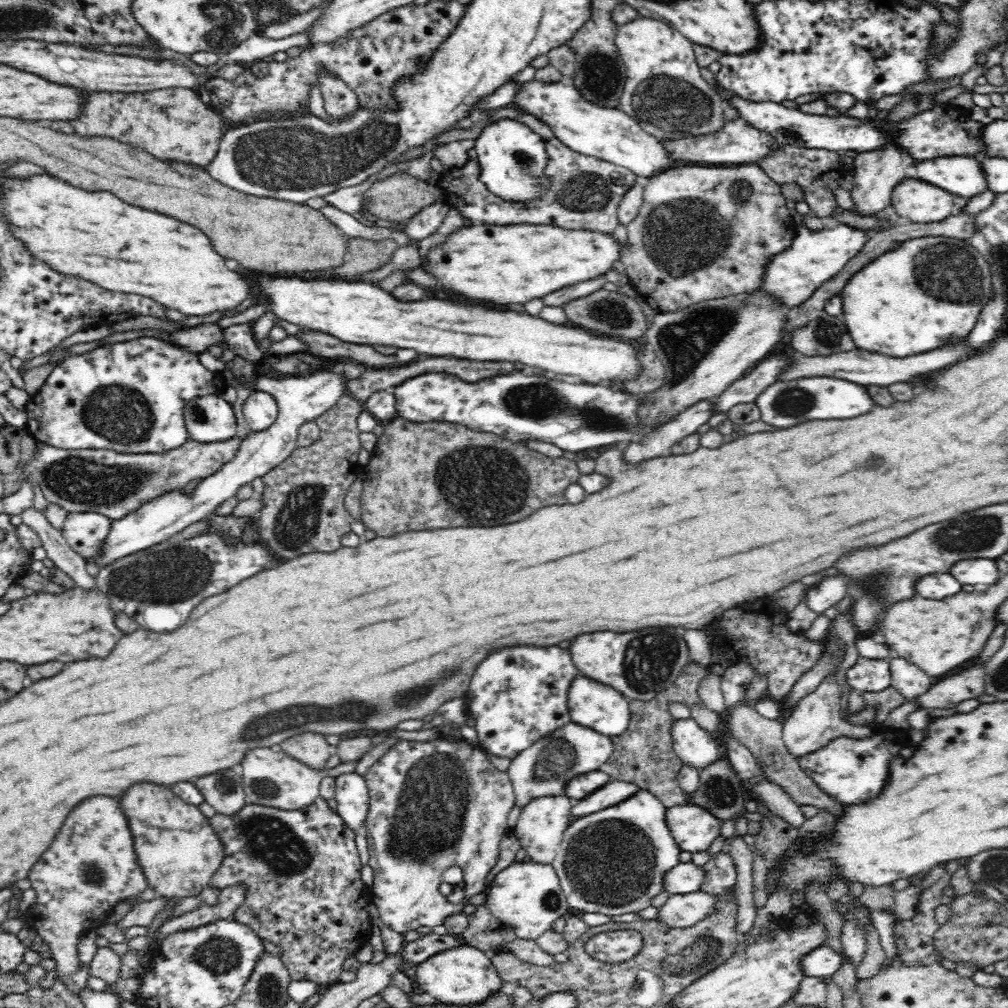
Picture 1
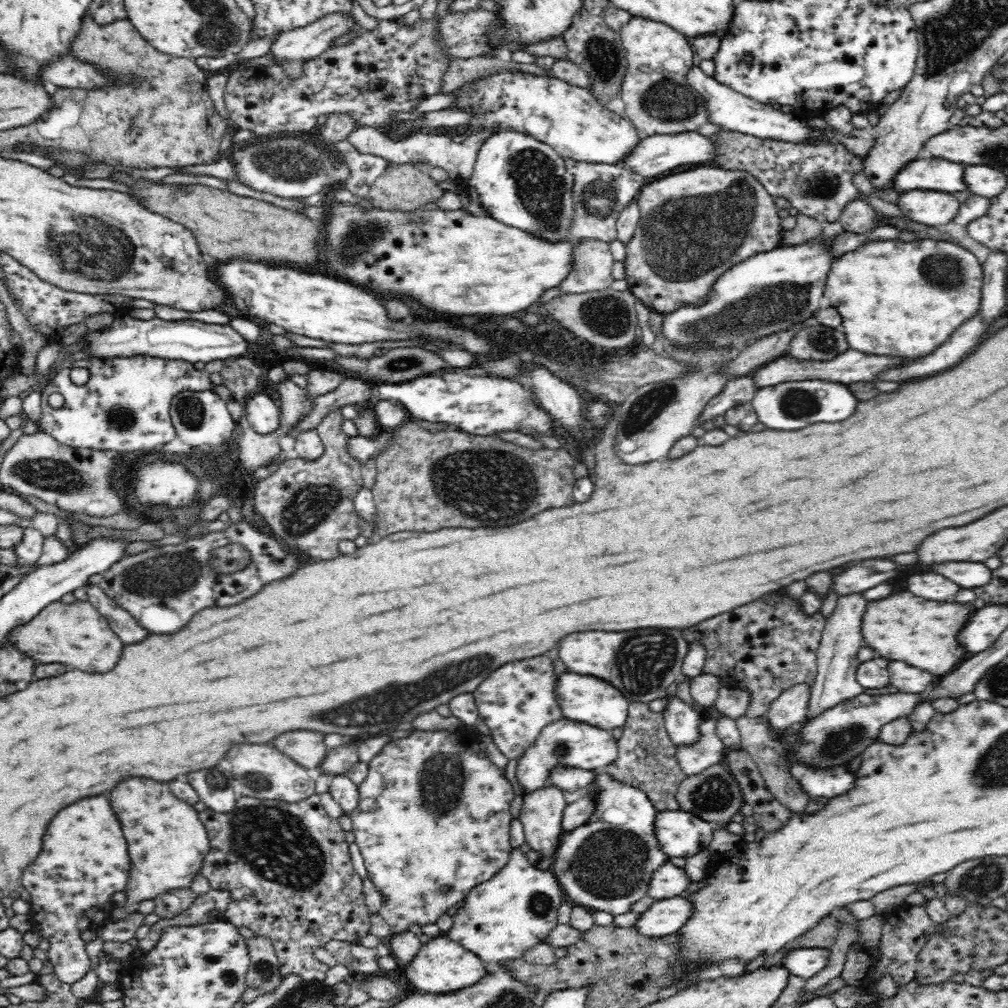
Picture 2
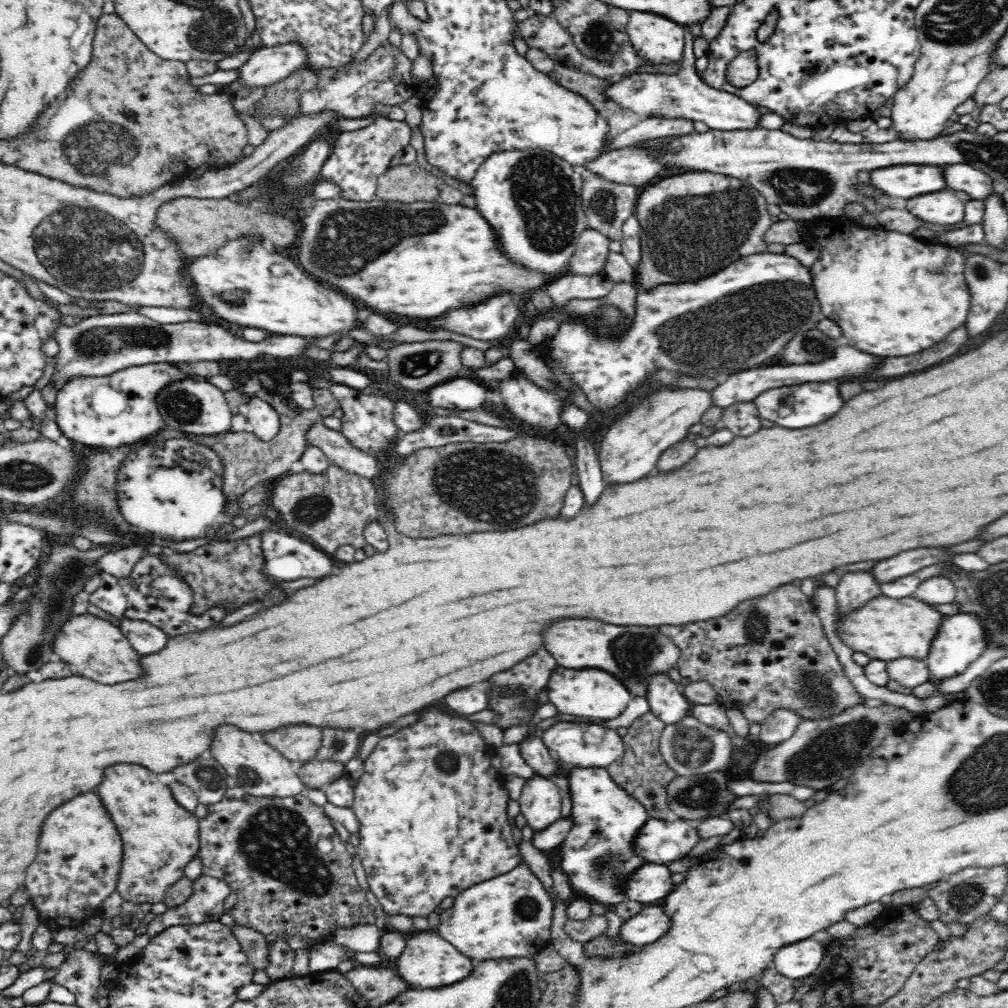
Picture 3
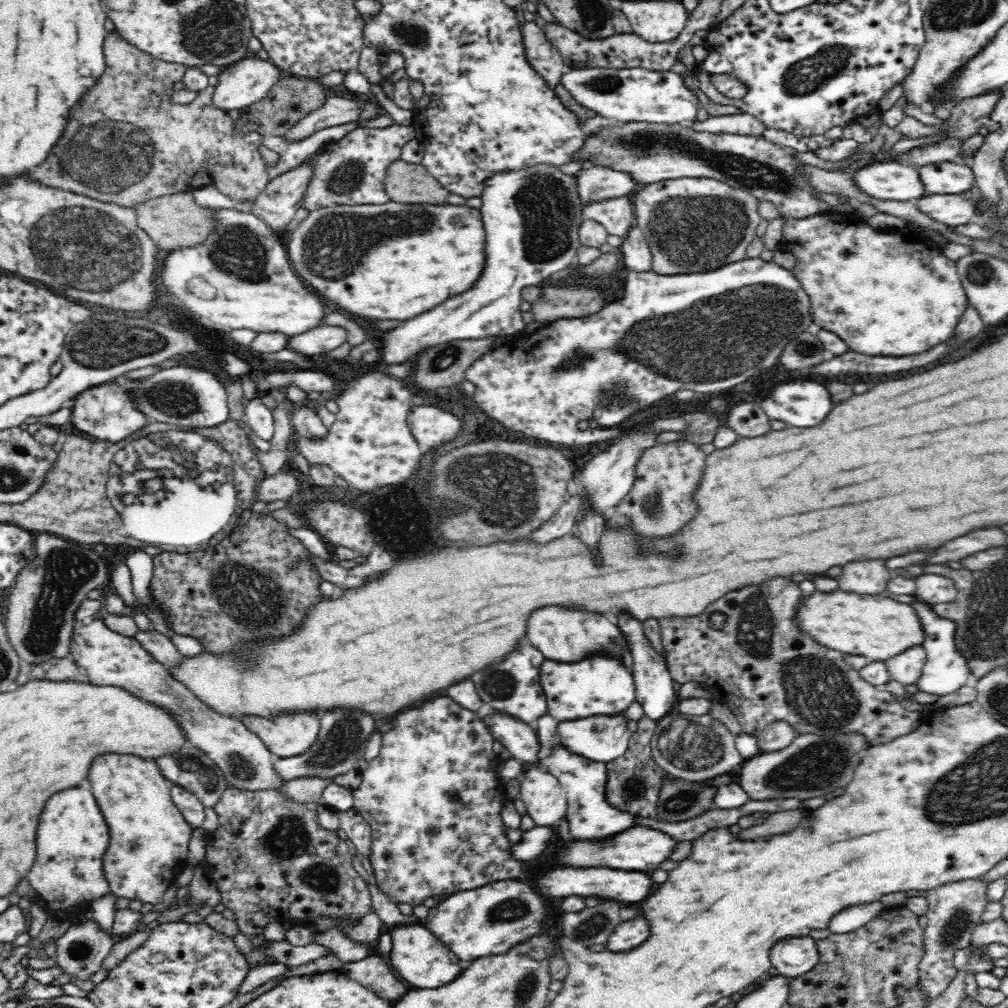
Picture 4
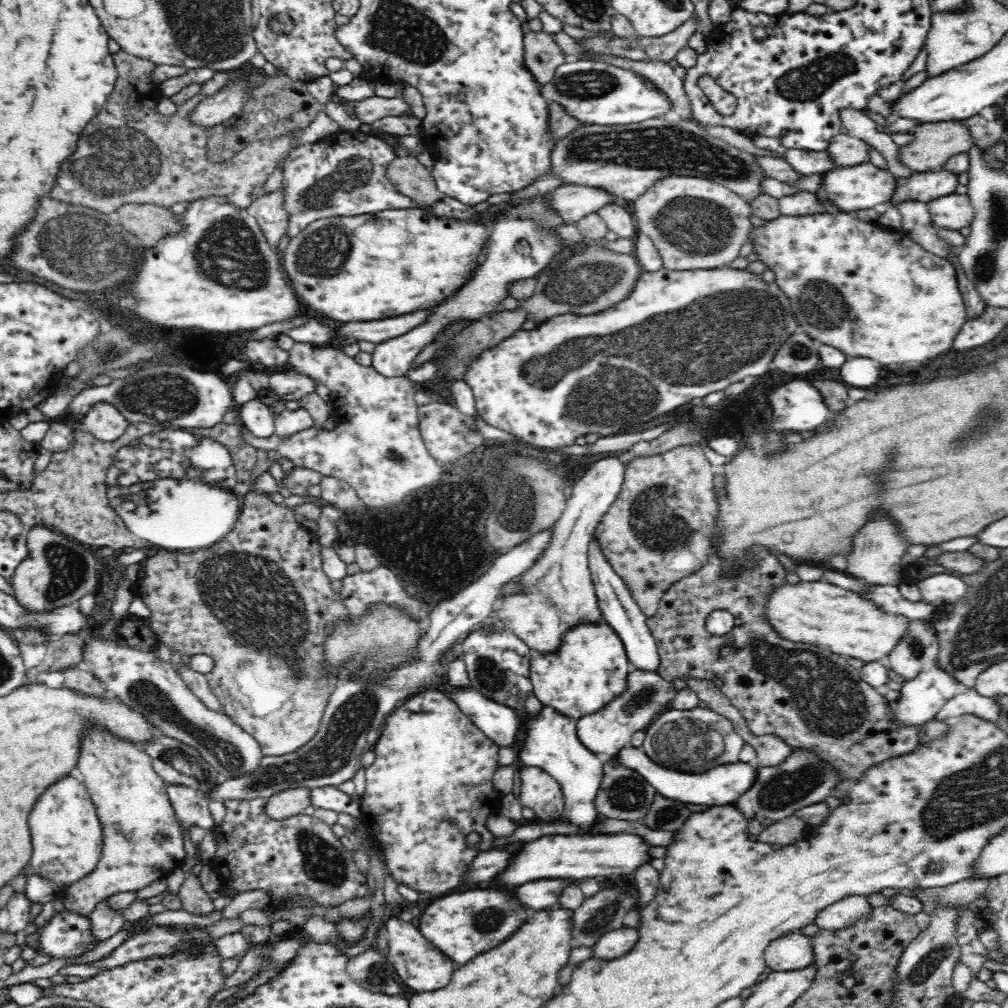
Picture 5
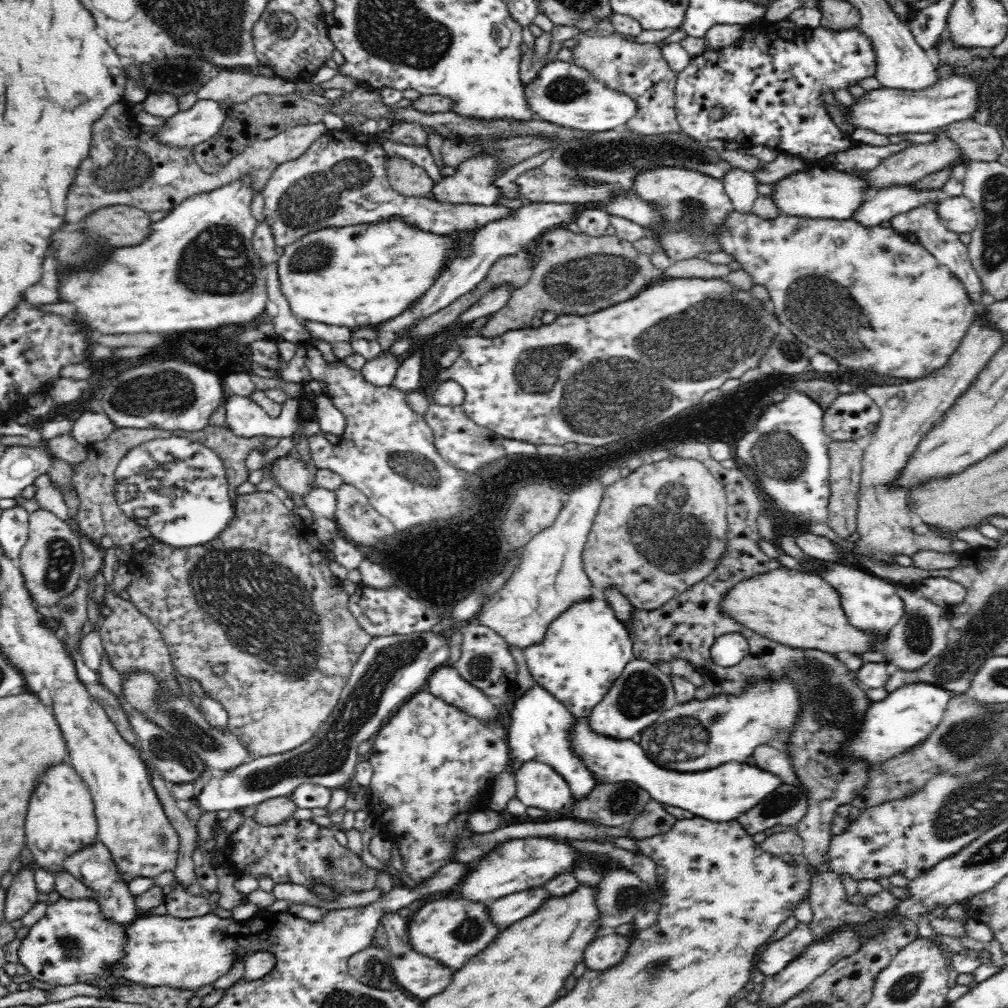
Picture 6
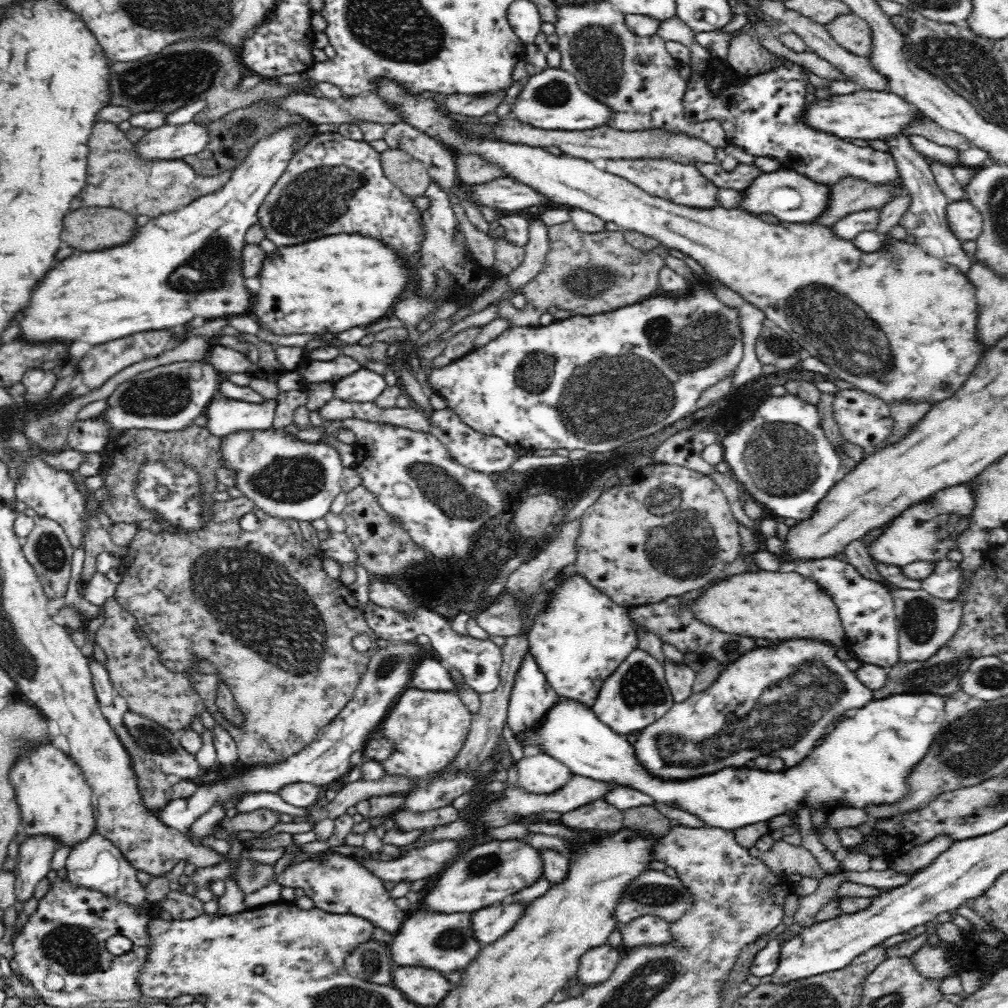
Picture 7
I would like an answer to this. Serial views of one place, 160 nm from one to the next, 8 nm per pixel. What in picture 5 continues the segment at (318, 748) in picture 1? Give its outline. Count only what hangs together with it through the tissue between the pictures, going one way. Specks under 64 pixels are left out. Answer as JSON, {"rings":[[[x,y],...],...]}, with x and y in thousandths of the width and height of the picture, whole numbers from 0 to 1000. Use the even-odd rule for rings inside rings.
{"rings":[[[248,486],[242,490],[237,516],[231,526],[224,530],[224,534],[220,538],[214,538],[212,542],[202,544],[202,546],[194,546],[192,550],[177,550],[177,548],[159,546],[159,548],[155,548],[154,551],[141,558],[143,571],[130,577],[130,587],[133,591],[139,592],[149,605],[147,615],[161,639],[167,642],[170,647],[177,648],[180,651],[190,653],[193,650],[201,649],[212,654],[212,663],[203,669],[211,688],[220,697],[223,708],[256,735],[259,746],[263,750],[281,750],[292,747],[296,742],[308,736],[315,726],[323,698],[325,698],[325,692],[327,692],[327,688],[329,688],[329,685],[333,683],[333,677],[335,677],[335,665],[333,663],[329,663],[329,665],[323,663],[319,637],[323,635],[323,629],[327,629],[327,625],[331,625],[333,615],[345,615],[347,617],[345,605],[341,605],[341,601],[339,601],[340,593],[338,588],[333,588],[327,582],[329,575],[320,564],[319,541],[314,535],[313,528],[311,529],[300,524],[292,515],[292,511],[293,509],[289,503],[273,500],[264,489]],[[288,655],[296,655],[296,659],[292,661],[292,667],[286,661]]]}

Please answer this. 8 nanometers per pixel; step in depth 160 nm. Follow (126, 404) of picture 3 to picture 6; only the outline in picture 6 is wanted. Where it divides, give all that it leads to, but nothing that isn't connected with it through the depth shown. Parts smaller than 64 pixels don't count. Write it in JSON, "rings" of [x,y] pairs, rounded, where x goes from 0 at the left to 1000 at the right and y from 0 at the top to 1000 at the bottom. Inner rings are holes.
{"rings":[[[89,407],[72,419],[69,431],[77,439],[87,442],[89,439],[105,437],[114,426],[109,415],[102,409],[94,410]]]}

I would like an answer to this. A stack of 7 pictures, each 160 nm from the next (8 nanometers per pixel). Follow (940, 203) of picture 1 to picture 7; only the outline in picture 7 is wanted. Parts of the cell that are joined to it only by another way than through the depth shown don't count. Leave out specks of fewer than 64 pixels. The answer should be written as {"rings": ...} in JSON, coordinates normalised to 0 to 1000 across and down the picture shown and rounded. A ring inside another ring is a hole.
{"rings":[[[958,197],[942,199],[939,205],[939,219],[942,228],[952,240],[968,238],[974,232],[974,211]]]}

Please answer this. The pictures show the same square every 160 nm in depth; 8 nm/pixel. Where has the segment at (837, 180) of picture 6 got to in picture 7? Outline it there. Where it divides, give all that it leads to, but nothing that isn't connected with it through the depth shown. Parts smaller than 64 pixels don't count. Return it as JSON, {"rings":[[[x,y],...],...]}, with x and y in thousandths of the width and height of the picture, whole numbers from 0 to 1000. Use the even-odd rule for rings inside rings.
{"rings":[[[774,167],[768,171],[755,172],[734,191],[736,199],[730,206],[737,210],[751,215],[762,212],[774,217],[776,221],[802,221],[810,218],[820,208],[823,186],[809,183],[796,173]]]}

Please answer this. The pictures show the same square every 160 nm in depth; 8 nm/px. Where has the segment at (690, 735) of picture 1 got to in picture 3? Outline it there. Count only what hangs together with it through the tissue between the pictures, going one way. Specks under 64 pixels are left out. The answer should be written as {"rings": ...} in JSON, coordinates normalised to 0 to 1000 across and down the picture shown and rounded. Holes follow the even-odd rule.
{"rings":[[[647,667],[642,672],[640,689],[644,705],[660,718],[671,718],[685,709],[687,697],[680,692],[676,679],[671,679],[661,667]]]}

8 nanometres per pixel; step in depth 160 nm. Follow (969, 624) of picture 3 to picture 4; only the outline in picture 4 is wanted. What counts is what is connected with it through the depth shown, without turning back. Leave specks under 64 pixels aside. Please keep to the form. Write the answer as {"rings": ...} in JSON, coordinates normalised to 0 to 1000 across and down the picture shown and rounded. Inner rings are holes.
{"rings":[[[913,591],[907,593],[907,595],[909,597],[903,600],[905,600],[905,604],[909,606],[909,610],[911,610],[913,617],[915,617],[914,621],[918,630],[915,642],[921,648],[919,659],[908,681],[913,687],[932,692],[940,690],[940,688],[946,688],[946,687],[950,687],[952,683],[957,681],[958,677],[960,677],[960,671],[962,671],[958,655],[953,647],[949,645],[949,637],[947,636],[949,629],[948,618],[932,613],[926,605],[923,605],[921,599],[917,599],[918,596]]]}

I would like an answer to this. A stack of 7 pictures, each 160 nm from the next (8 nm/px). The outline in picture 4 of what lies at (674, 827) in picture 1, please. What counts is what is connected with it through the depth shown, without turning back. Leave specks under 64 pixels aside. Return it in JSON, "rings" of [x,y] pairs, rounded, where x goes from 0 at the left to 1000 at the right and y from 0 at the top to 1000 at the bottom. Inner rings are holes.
{"rings":[[[631,818],[623,823],[617,823],[605,831],[591,831],[589,835],[563,835],[562,841],[550,845],[550,853],[562,861],[603,861],[618,864],[645,865],[654,861],[659,853],[663,853],[665,845],[669,843],[671,834],[654,823]]]}

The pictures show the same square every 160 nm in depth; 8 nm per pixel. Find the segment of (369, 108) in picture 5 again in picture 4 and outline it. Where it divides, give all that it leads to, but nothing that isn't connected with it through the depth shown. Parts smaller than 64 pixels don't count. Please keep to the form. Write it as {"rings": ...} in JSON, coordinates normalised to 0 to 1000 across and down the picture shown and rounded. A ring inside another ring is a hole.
{"rings":[[[329,94],[322,99],[322,102],[315,109],[296,120],[293,126],[283,133],[283,137],[288,140],[302,139],[319,127],[355,121],[359,118],[359,106],[361,104],[357,105],[348,97]]]}

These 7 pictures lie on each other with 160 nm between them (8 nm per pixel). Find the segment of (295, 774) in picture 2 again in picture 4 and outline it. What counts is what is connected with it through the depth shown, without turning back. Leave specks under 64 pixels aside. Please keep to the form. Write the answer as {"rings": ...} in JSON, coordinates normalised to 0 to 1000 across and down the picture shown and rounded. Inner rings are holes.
{"rings":[[[98,615],[87,616],[83,621],[75,621],[72,625],[69,641],[71,655],[79,664],[85,665],[91,679],[97,681],[121,681],[129,685],[129,688],[169,704],[175,716],[181,720],[188,738],[206,750],[223,768],[228,781],[240,784],[268,784],[276,783],[283,776],[276,771],[271,759],[276,752],[268,747],[260,733],[252,728],[238,714],[222,712],[212,708],[208,700],[196,696],[192,688],[185,685],[164,660],[155,656],[135,633],[126,633],[112,627],[105,618]]]}

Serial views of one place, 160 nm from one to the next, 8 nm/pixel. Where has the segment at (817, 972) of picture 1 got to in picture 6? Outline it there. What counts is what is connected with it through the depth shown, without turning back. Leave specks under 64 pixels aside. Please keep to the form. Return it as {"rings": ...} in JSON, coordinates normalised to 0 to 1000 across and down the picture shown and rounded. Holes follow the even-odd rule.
{"rings":[[[792,915],[790,919],[774,933],[762,935],[751,945],[753,964],[760,969],[772,966],[780,960],[780,956],[790,950],[804,935],[808,928],[803,915]]]}

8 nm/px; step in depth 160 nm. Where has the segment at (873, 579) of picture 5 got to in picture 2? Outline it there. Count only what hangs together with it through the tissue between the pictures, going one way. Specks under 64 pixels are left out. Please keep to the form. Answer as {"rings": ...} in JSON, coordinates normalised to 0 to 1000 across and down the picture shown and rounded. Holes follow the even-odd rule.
{"rings":[[[855,587],[832,590],[826,607],[819,615],[815,639],[812,643],[810,679],[805,685],[801,712],[808,712],[817,704],[858,688],[850,677],[849,666],[853,659],[851,647],[856,643],[854,618],[861,598]]]}

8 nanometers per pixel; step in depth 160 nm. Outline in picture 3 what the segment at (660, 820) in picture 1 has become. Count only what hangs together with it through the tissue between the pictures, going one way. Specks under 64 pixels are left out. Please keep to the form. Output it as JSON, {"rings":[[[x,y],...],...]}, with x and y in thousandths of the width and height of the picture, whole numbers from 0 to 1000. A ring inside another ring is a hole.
{"rings":[[[565,760],[562,771],[567,791],[567,819],[557,836],[557,862],[573,889],[611,899],[621,893],[613,878],[615,873],[639,857],[629,846],[627,835],[644,813],[643,807],[631,793],[613,782],[602,763]]]}

